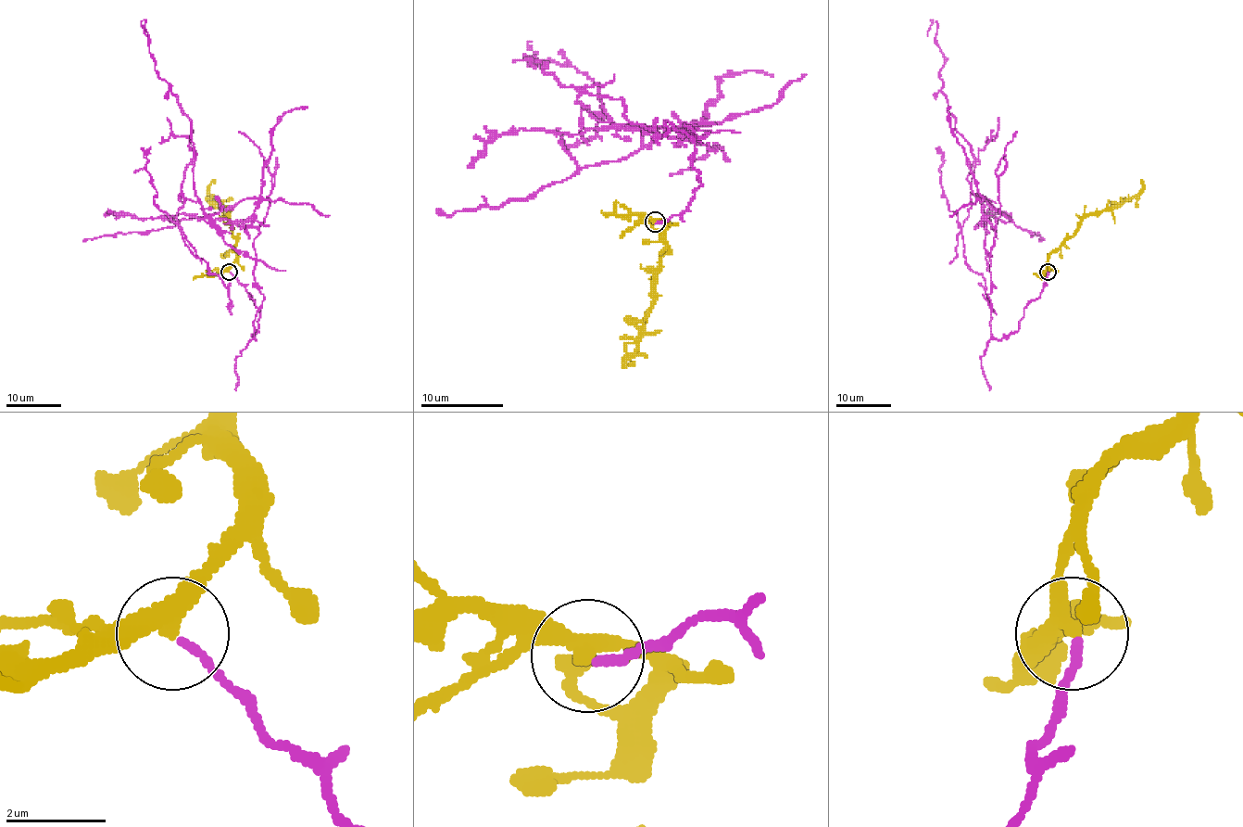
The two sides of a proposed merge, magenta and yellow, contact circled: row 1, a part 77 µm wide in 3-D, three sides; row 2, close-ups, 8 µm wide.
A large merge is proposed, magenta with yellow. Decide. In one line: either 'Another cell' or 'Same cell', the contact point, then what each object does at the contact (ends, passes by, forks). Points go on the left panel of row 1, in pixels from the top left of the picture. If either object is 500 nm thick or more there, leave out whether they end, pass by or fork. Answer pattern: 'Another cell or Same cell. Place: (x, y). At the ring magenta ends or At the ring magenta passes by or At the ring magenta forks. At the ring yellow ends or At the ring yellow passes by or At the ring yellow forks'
Another cell. Place: (229, 272). At the ring magenta ends. At the ring yellow passes by

